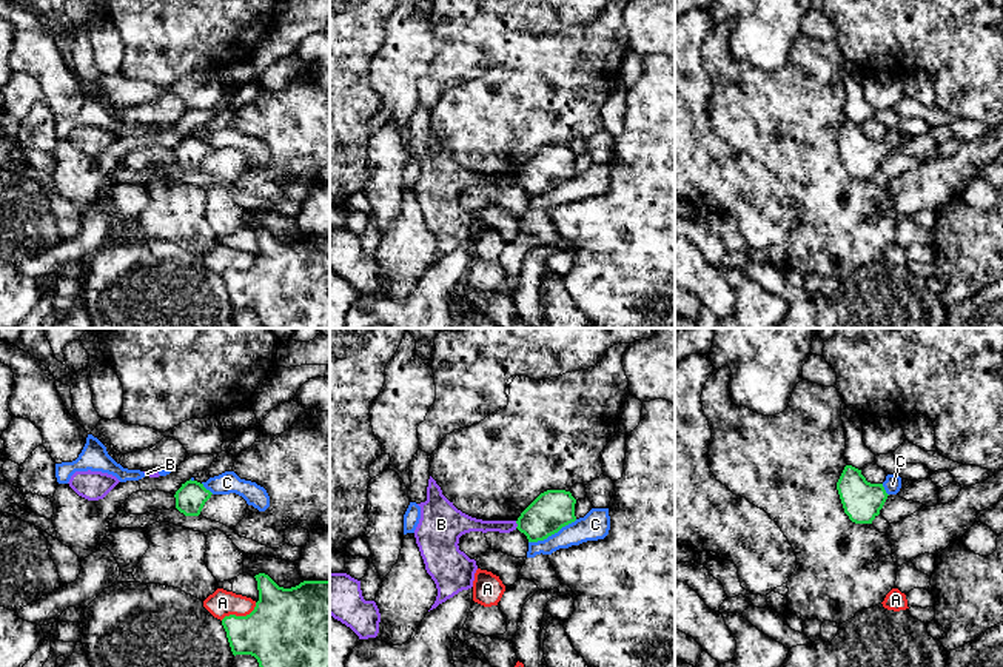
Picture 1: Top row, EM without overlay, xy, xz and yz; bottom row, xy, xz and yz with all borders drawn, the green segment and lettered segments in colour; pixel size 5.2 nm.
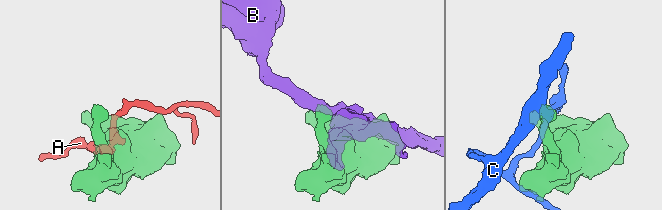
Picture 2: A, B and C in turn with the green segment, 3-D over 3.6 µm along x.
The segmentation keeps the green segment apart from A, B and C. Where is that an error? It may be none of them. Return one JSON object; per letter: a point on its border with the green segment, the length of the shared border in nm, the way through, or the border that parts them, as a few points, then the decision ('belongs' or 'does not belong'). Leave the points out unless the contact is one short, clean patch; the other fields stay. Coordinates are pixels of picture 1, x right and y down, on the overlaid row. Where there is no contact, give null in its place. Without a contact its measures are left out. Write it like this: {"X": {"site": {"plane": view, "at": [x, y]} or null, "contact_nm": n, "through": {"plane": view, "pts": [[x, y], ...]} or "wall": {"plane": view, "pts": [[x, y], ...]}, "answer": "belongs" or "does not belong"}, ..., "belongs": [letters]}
{"A": {"site": {"plane": "xy", "at": [239, 616]}, "contact_nm": 220, "answer": "does not belong"}, "B": {"site": {"plane": "xz", "at": [516, 522]}, "contact_nm": 40, "wall": {"plane": "xz", "pts": [[515, 521], [516, 527]]}, "answer": "does not belong"}, "C": {"site": {"plane": "xz", "at": [552, 533]}, "contact_nm": 280, "wall": {"plane": "xz", "pts": [[576, 519], [543, 539], [529, 542]]}, "answer": "does not belong"}, "belongs": []}

